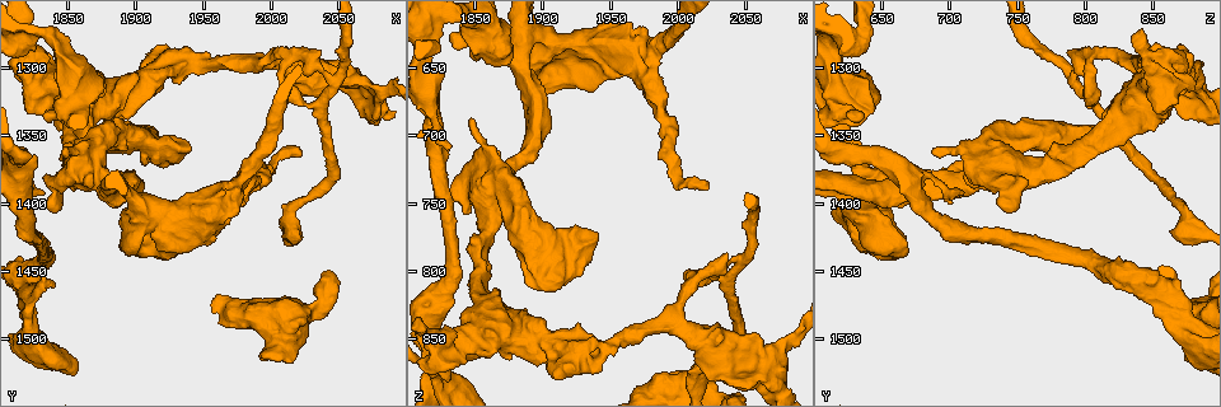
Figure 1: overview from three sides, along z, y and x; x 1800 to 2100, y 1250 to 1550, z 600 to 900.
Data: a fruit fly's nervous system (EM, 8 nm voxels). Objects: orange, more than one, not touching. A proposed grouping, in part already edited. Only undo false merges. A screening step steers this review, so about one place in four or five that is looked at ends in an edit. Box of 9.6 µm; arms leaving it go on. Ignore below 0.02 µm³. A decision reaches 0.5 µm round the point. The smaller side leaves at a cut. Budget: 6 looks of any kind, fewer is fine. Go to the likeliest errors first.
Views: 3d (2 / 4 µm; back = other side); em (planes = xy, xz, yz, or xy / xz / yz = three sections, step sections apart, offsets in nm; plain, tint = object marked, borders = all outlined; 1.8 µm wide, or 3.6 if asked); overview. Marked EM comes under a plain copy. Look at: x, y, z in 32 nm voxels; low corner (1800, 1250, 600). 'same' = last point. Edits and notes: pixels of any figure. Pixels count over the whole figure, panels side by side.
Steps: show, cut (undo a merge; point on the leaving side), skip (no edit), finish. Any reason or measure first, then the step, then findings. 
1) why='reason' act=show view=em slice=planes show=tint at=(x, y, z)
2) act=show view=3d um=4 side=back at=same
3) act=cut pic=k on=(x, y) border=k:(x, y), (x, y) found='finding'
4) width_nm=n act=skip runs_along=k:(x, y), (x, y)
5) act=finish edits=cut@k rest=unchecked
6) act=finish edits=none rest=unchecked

why='side arm on a straight run' act=show view=em slice=yz step=8 show=tint at=(1922, 1304, 852)

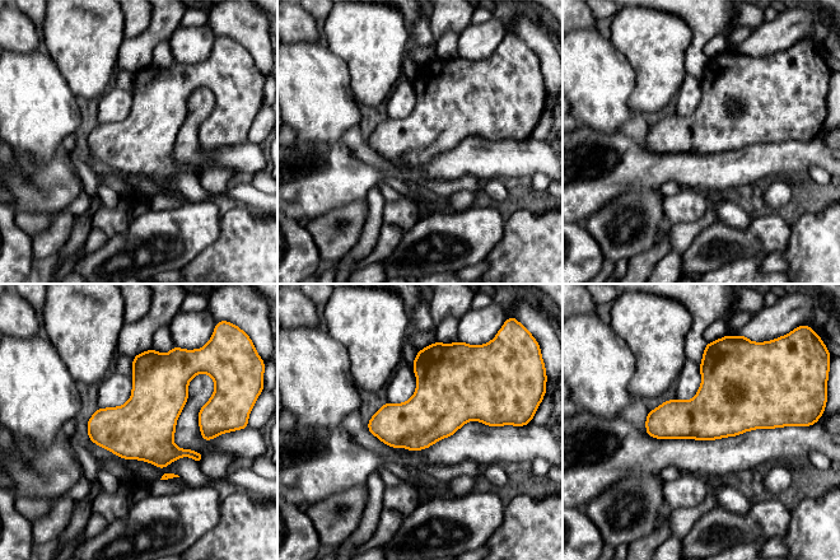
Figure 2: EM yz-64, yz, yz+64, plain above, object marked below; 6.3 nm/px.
act=show view=em slice=planes show=tint at=same

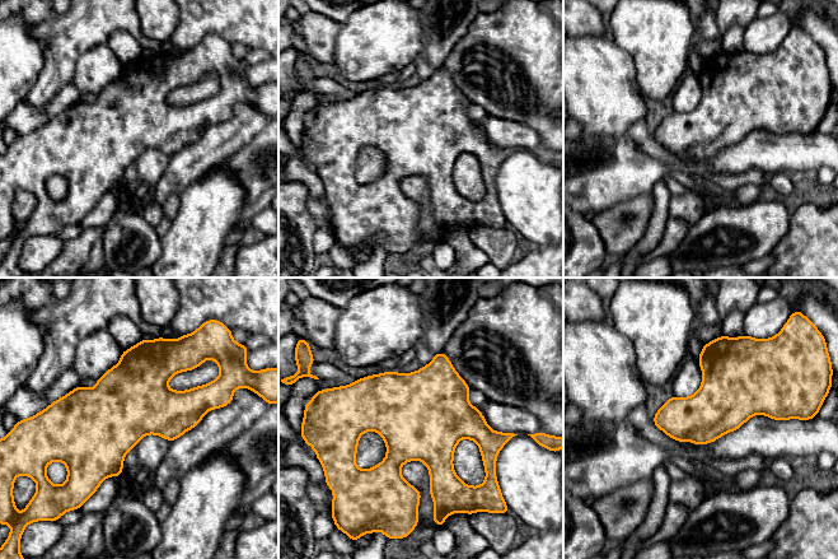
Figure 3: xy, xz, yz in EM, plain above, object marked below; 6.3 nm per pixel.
act=skip found='continuous, no second neuron'

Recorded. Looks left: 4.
why='touches itself' act=show view=3d um=2 side=back at=(2032, 1328, 804)

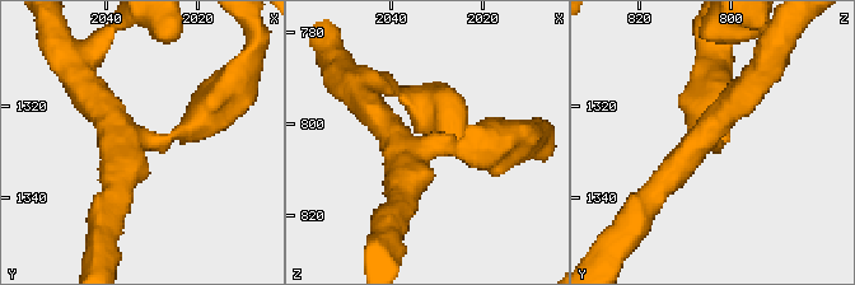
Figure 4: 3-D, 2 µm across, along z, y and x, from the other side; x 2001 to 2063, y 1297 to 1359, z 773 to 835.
arm_widths_nm=220,220 act=show view=em slice=xy step=8 show=tint at=(2031, 1327, 804)

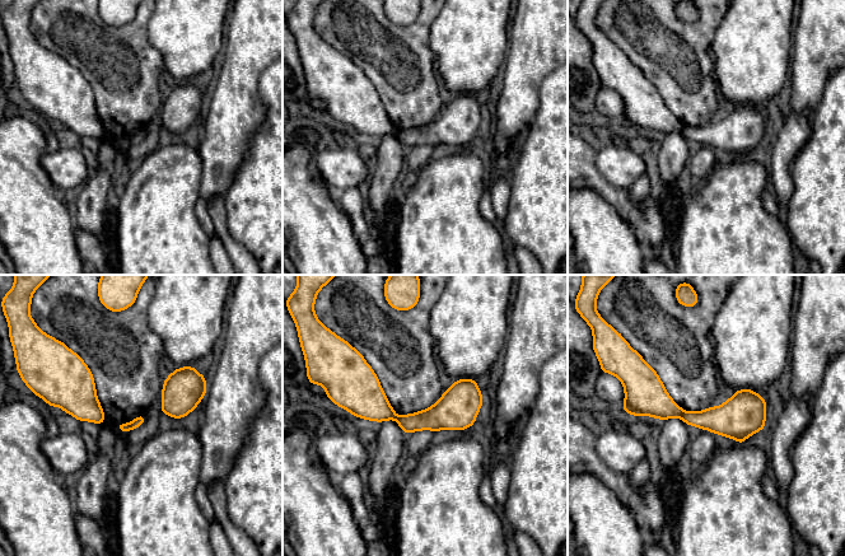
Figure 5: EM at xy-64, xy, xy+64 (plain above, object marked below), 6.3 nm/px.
why='another direction' act=show view=em slice=planes show=borders at=same

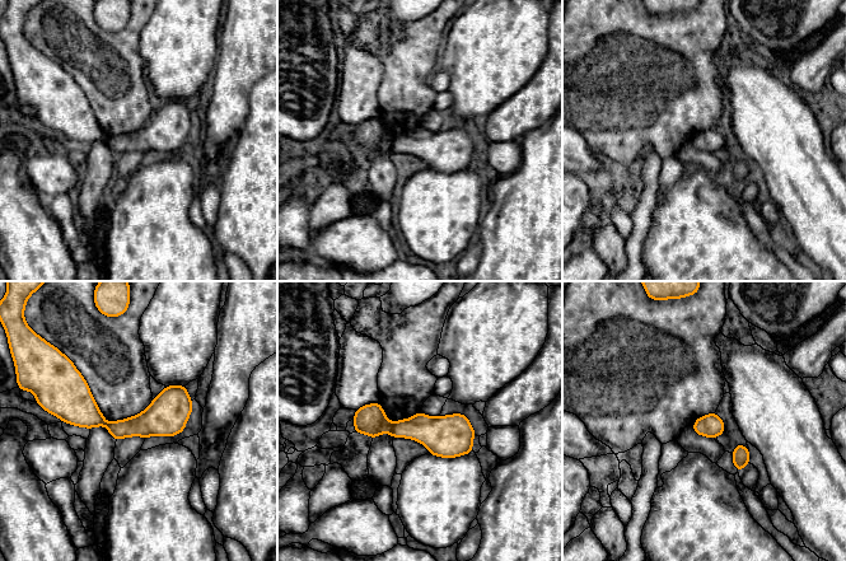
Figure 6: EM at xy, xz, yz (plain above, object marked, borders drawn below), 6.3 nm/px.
width_nm=150 act=cut pic=6 on=(430, 431) border=6:(391, 422), (392, 434) found='two neurons meet here'

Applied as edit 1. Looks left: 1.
why='thick turns thin' act=show view=em um=3.6 slice=xy step=16 show=tint at=(2040, 1308, 858)

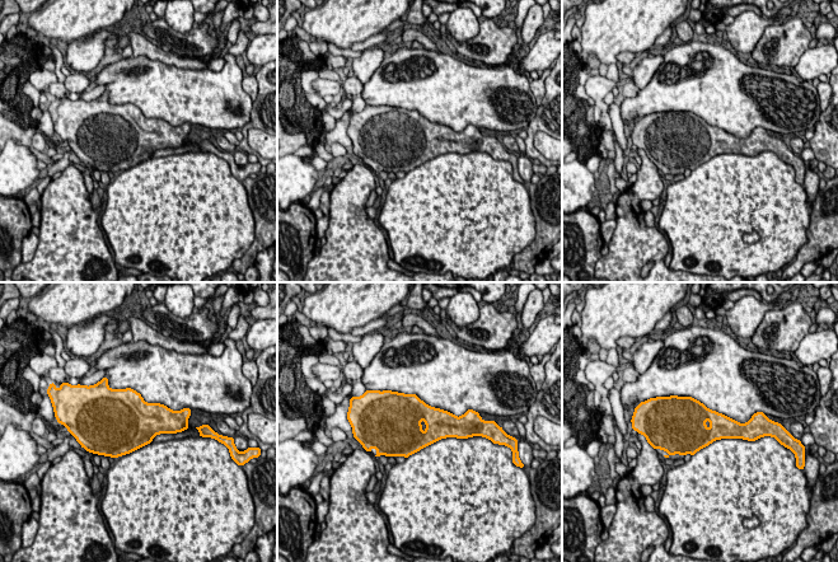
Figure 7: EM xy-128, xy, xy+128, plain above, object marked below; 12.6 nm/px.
act=skip found='all the same neuron'

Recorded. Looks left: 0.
act=finish edits=cut@6 rest=unchecked

